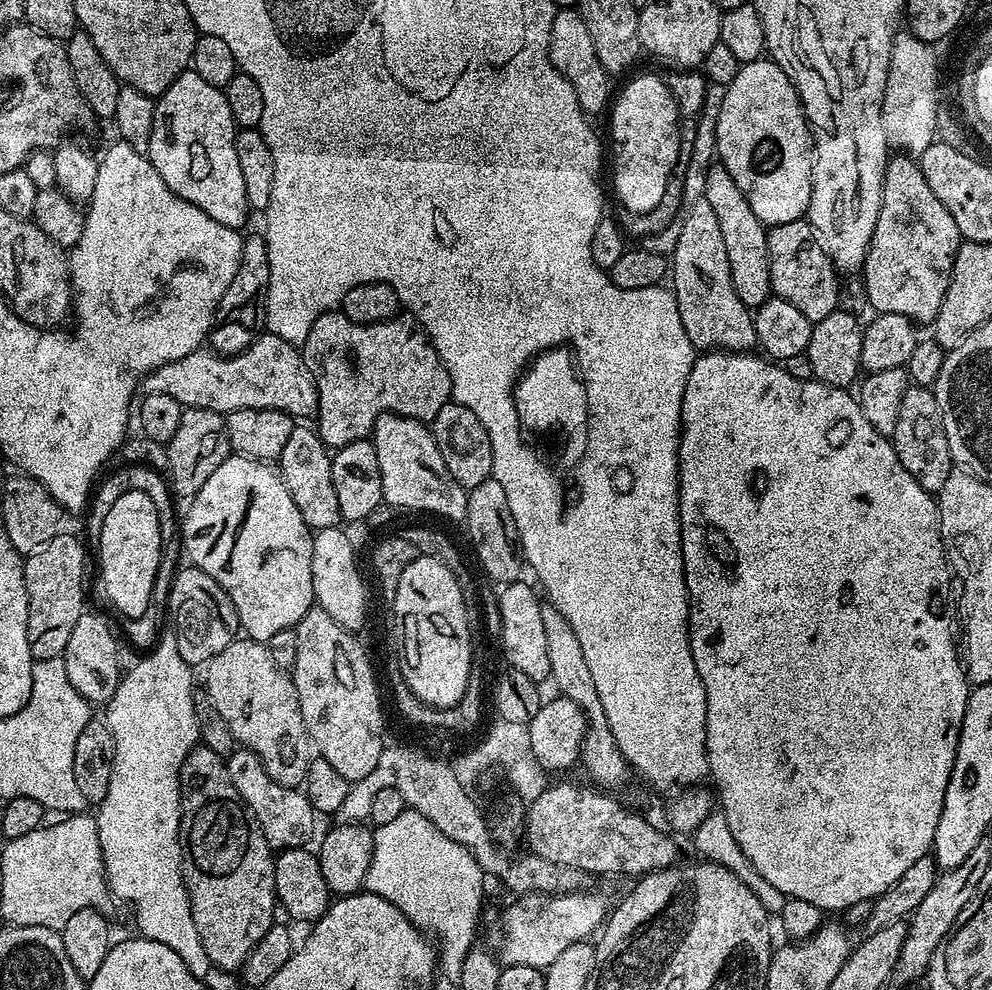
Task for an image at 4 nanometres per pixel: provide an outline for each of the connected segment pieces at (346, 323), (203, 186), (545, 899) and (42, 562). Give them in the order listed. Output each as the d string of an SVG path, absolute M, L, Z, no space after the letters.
M343 311L324 312L314 322L302 346L302 355L316 381L318 406L314 424L332 450L365 439L371 433L376 419L384 412L430 422L454 396L452 379L446 366L438 358L421 324L407 314L391 316L381 324L355 324L344 316Z
M186 70L174 78L155 101L154 126L150 130L146 155L162 182L166 182L178 198L186 198L186 202L210 214L214 222L243 229L250 209L242 169L238 167L238 150L234 150L238 129L223 88L210 86L210 82L198 78L196 72Z
M592 891L529 892L521 895L517 899L520 901L510 905L500 920L500 928L504 931L498 951L501 965L534 966L543 970L554 962L554 958L558 958L558 954L562 954L562 950L566 950L566 946L582 944L595 937L609 915L610 904Z
M68 530L50 538L46 546L31 552L24 561L26 594L28 595L28 625L26 634L30 642L33 661L63 656L66 642L78 618L86 610L84 604L84 544Z

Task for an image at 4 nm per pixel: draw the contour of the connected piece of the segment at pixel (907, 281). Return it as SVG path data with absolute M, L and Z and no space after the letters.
M907 154L893 155L884 171L878 222L862 269L864 292L875 311L905 315L920 326L931 325L942 298L946 298L946 286L952 281L952 259L961 243L950 210L938 202L922 178L919 163Z

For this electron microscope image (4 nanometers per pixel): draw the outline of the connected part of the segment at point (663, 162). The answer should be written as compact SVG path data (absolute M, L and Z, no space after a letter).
M636 76L624 89L620 92L620 97L615 97L614 103L611 105L610 113L612 112L612 188L616 191L616 196L620 199L622 207L628 211L628 214L643 214L654 210L654 206L658 206L658 202L662 202L662 194L666 194L666 182L670 182L670 174L674 170L674 166L678 162L678 154L682 147L680 141L680 124L681 114L678 107L678 102L670 94L668 87L664 85L663 79L656 76Z

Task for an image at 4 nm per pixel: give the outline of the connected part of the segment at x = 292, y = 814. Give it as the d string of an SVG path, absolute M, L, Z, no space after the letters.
M237 747L226 757L226 763L230 782L234 782L234 790L238 790L242 802L248 807L248 812L262 830L266 842L272 849L305 847L309 843L308 839L311 838L312 831L316 828L318 813L312 809L312 803L308 801L303 791L274 782L274 778L266 774L260 759L249 748Z

